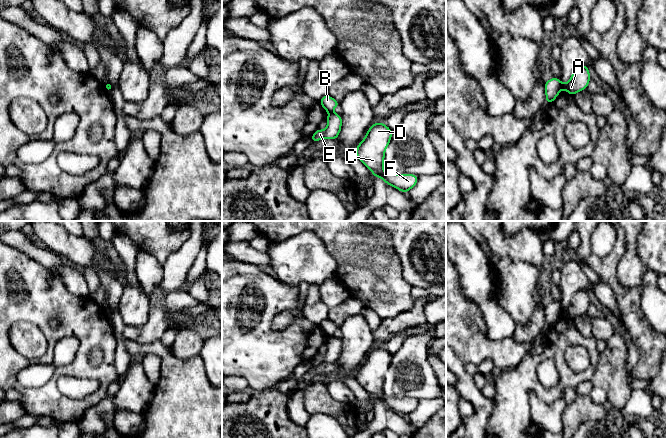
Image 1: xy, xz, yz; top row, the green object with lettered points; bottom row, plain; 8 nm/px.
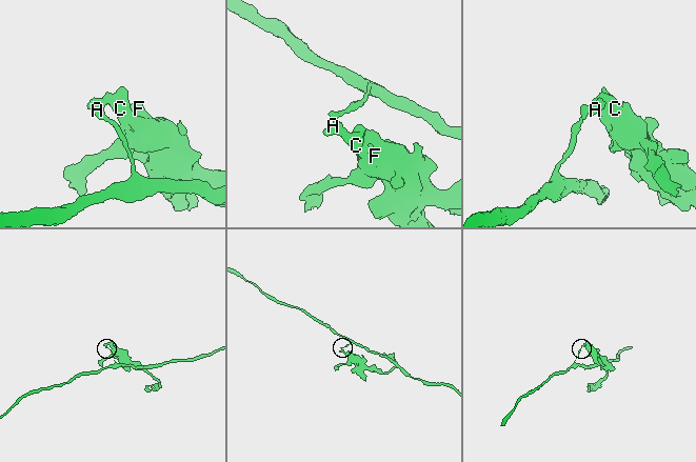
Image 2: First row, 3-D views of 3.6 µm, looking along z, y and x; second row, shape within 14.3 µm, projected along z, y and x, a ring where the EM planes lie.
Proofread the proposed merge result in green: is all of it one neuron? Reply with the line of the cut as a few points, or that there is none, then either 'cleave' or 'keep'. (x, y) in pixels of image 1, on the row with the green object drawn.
cut in xz along (332, 111), (329, 113); cleave

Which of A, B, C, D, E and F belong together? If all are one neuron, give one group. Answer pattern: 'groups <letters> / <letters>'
groups A C D E F / B

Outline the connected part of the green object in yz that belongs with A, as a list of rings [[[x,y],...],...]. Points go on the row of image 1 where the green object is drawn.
[[[581,65],[573,71],[567,83],[562,83],[562,89],[574,96],[577,92],[585,90],[590,80],[588,66]]]

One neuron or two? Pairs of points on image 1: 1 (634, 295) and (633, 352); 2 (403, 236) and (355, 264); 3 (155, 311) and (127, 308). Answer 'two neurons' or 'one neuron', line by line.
1: two neurons
2: two neurons
3: two neurons

